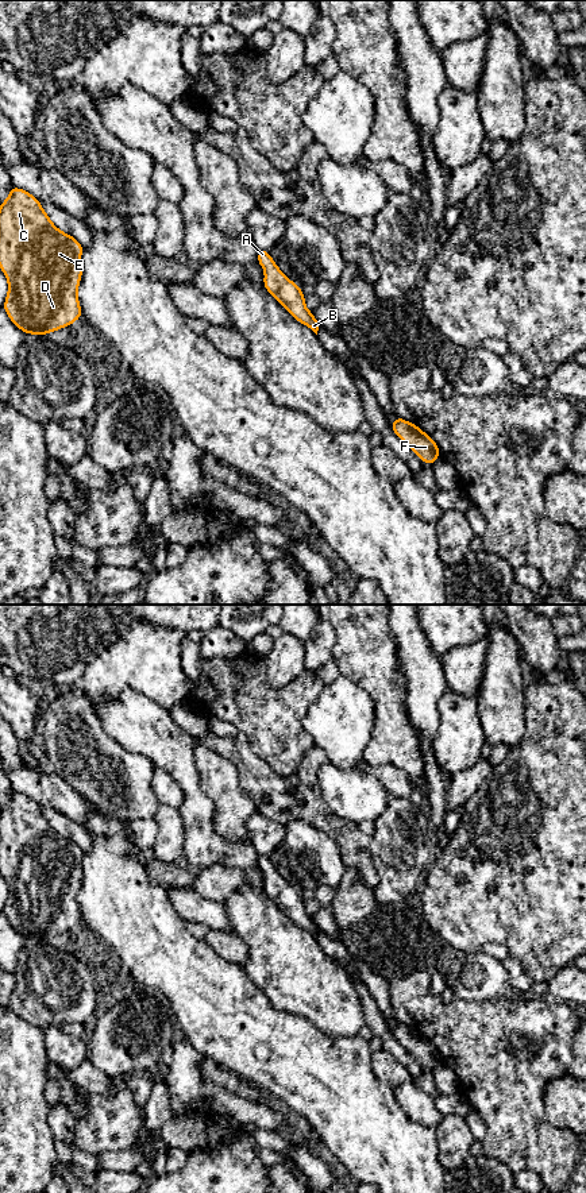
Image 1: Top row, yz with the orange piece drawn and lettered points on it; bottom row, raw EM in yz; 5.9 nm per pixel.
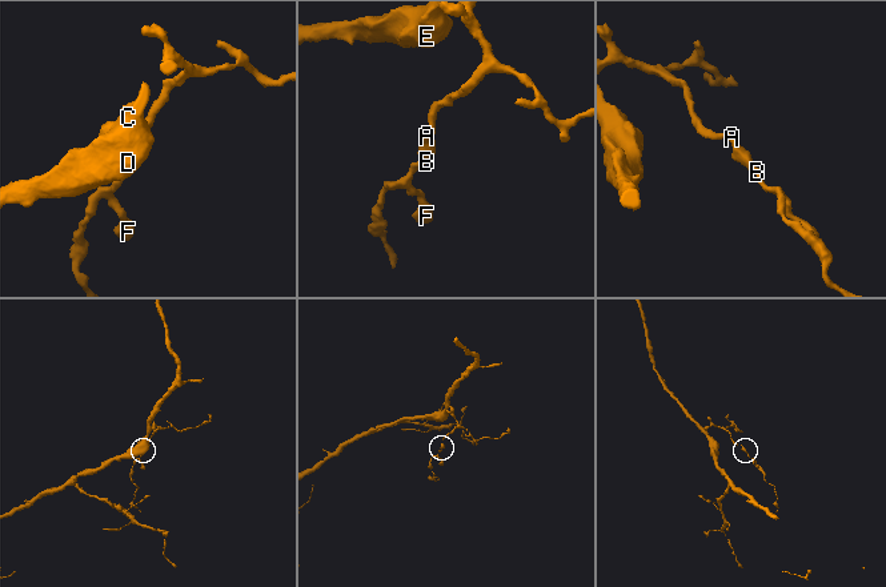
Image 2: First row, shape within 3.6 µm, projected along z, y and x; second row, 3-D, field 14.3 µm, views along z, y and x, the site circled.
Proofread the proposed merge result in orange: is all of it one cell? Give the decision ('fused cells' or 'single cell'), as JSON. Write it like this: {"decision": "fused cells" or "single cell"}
{"decision": "single cell"}

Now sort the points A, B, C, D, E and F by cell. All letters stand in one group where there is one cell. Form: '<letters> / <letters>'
A B C D E F

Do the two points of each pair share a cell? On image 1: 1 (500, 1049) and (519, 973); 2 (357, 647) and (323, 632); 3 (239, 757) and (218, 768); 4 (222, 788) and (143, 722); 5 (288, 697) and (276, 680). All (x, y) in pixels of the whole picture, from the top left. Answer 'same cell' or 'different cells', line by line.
1: different cells
2: different cells
3: different cells
4: different cells
5: different cells

